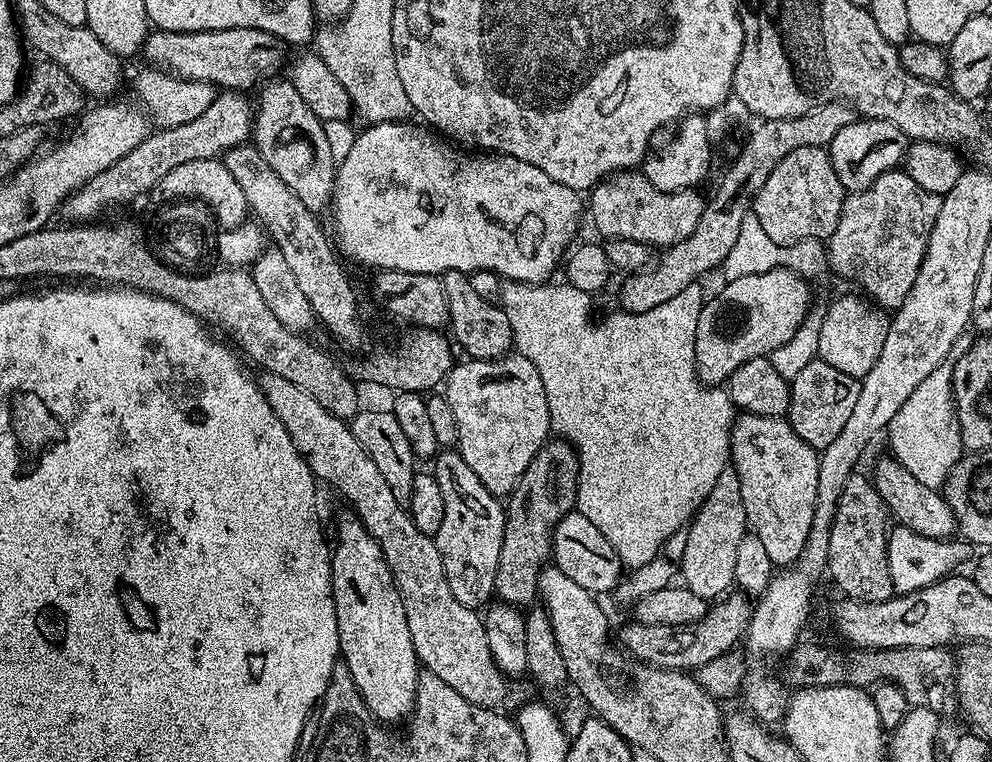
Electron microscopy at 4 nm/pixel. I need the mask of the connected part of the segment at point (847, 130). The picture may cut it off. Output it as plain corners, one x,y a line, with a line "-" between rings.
853,119
850,126
842,126
838,134
826,145
834,174
848,192
861,192
875,182
883,172
893,171
903,161
906,138
898,126
885,120

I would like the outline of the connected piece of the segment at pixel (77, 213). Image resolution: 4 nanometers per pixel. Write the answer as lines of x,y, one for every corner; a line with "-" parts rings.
240,90
217,91
215,99
206,110
206,114
198,114
194,122
186,122
182,126
162,128
153,131
130,154
118,158
114,166
102,170
82,187
71,192
62,205
65,221
92,222
103,214
107,208
115,204
128,204
139,198
143,192
159,185
174,170
183,164
190,164
195,160
215,160
230,148
238,148
249,143
254,127
254,104
247,100
245,93

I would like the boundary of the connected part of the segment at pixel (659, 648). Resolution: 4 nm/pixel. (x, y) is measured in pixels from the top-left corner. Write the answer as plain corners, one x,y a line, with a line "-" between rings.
732,590
723,598
717,599
708,609
708,613
697,624
688,624
684,628
674,626
654,626
653,624
621,623
619,647
633,661
651,664
653,668
673,670
699,670
706,662
733,651
736,643
748,631
754,604
745,593

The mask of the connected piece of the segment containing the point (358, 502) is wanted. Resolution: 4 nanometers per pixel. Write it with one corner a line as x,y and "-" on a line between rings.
261,371
259,375
258,383
266,402
270,404
270,410
274,410
278,422
286,426
294,446
308,461
313,476
317,481
324,483
325,480
330,487
337,488
344,495
345,502
353,508
349,509
356,518
364,523
369,534
380,543
382,554
390,566
390,574
396,580
400,601
406,610
406,622
410,626
410,638
414,642
417,661
427,671
438,674
438,678
442,678
446,686
462,694
462,698
466,698
471,704
491,709
500,706
496,704
504,700
506,677
498,665
492,661
481,613
477,609
462,606
462,602
456,600
454,590
450,590
450,582
446,582
446,574
442,566
442,554
438,550
435,539
422,534
422,530
414,526
407,507
400,504
398,498
394,498
390,485
382,479
378,466
374,466
370,454
366,454
366,450
358,446
358,438
354,438
351,427
345,421
339,420
337,416
318,406
314,398
310,398
310,394
301,386
296,386
293,382
288,382
274,373

